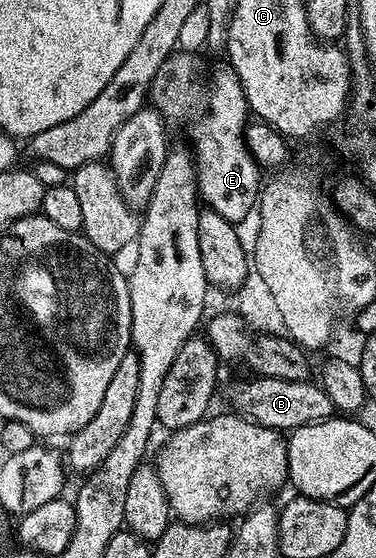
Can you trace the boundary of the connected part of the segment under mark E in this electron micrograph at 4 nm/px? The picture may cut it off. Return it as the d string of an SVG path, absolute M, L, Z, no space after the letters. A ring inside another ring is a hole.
M177 52L158 68L150 91L150 102L169 123L181 122L188 126L192 137L190 149L196 160L196 189L198 198L207 209L233 224L255 211L262 189L262 167L256 163L244 139L244 131L250 125L248 101L242 92L242 84L236 81L232 67L221 64L213 80L212 94L200 83L200 62L196 54Z

